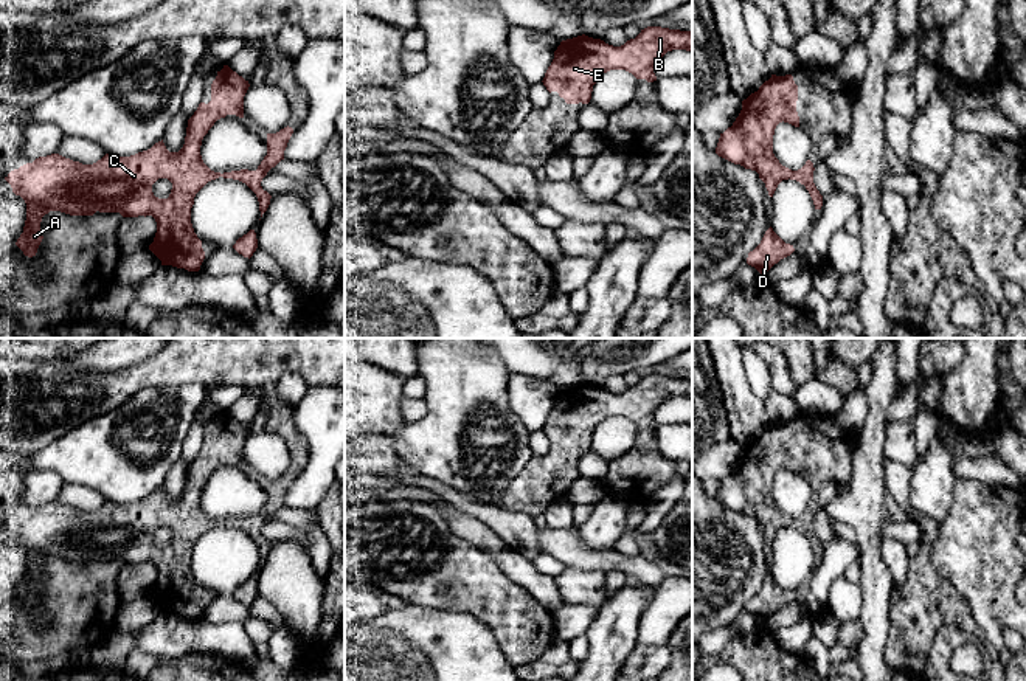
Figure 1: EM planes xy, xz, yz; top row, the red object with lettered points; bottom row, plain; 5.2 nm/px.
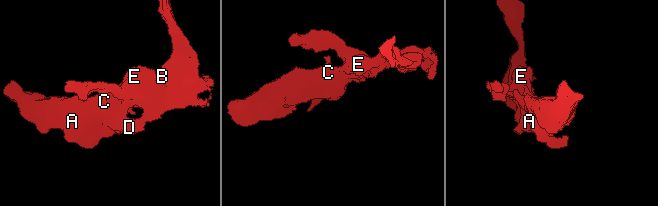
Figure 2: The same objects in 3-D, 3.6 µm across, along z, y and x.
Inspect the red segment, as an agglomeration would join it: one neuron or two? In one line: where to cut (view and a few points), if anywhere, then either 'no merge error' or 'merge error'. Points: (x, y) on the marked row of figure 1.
cut none; no merge error

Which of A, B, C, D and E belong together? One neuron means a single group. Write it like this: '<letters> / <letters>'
A B C D E

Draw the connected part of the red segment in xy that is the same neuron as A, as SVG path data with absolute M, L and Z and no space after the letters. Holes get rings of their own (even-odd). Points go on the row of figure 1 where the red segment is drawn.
M224 65L211 84L211 101L200 102L188 119L185 144L179 152L169 152L161 140L130 157L106 154L93 164L51 154L11 171L5 180L26 203L23 233L16 245L25 256L36 256L43 239L40 222L50 211L70 216L93 216L96 211L120 213L123 217L152 216L157 233L149 250L161 265L199 271L205 251L191 223L196 194L219 177L239 180L256 194L262 217L272 195L262 189L261 181L284 160L284 150L293 133L289 126L276 133L267 133L267 155L256 171L220 174L203 163L200 155L203 137L227 115L244 118L244 96L248 87L248 81ZM158 178L172 183L168 199L158 199L152 192L152 185Z

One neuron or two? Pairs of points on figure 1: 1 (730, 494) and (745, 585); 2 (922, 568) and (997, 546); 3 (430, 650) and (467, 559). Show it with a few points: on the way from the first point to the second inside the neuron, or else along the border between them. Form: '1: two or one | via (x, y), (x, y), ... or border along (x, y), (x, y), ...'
1: two | border along (714, 498), (758, 520)
2: two | border along (938, 529), (930, 549), (930, 560), (953, 587)
3: two | border along (410, 604), (469, 611), (480, 621)

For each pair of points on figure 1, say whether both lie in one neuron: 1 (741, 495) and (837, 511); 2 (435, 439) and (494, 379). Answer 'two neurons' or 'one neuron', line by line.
1: two neurons
2: one neuron

